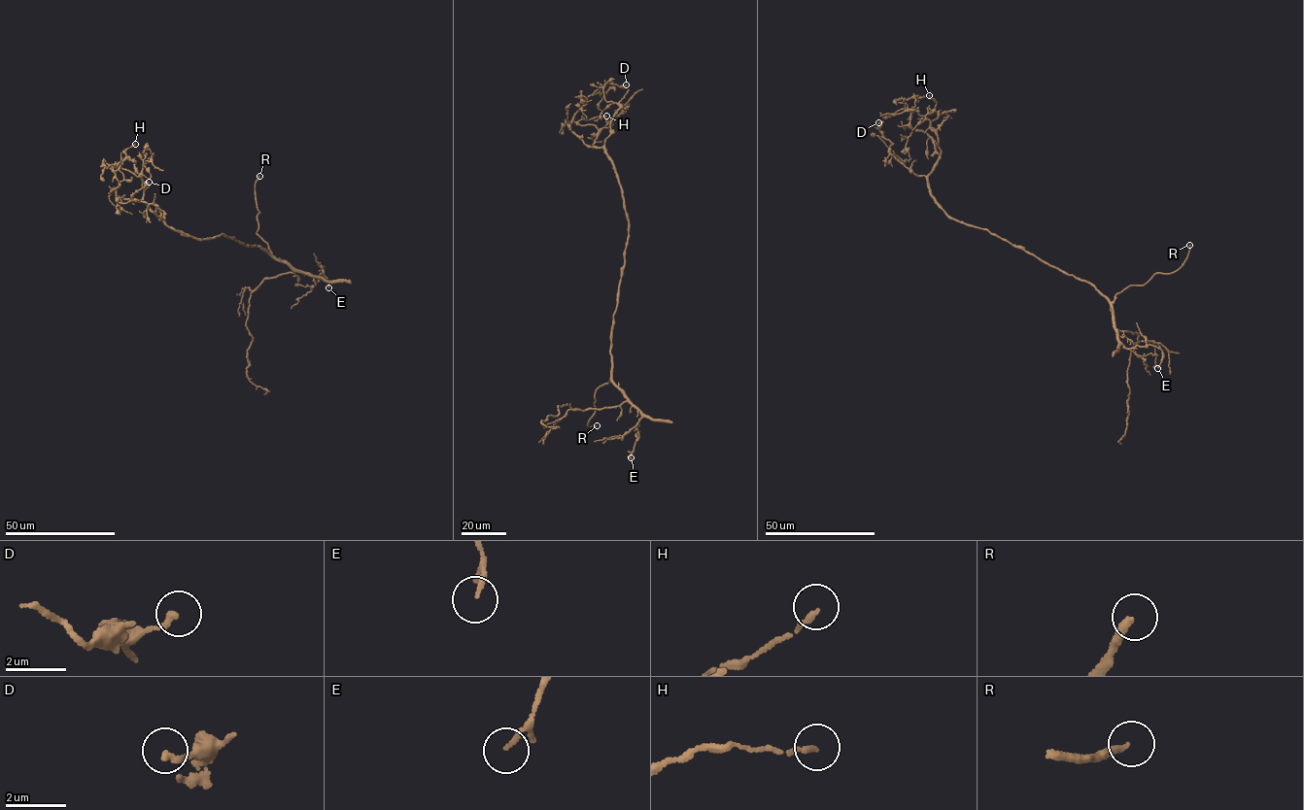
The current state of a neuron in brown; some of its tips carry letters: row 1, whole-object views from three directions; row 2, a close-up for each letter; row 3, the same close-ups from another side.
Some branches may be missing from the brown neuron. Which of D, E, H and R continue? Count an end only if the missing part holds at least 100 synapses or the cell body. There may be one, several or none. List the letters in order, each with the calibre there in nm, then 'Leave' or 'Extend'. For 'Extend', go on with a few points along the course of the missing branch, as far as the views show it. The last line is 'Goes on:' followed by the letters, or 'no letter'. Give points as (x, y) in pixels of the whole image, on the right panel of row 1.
D: Thickness 200 nm. Leave
E: Thickness 100 nm. Leave
H: Thickness 170 nm. Leave
R: Thickness 240 nm. Extend. Course of what is missing: (1189, 245), (1184, 241), (1184, 233), (1198, 222), (1195, 219)
Goes on: R

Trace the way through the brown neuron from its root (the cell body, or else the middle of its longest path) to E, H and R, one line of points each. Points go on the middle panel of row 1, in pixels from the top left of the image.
E: (617, 296), (611, 336), (611, 377), (641, 417), (636, 425), (638, 438), (631, 457)
H: (617, 296), (628, 234), (622, 191), (606, 151), (601, 147), (590, 147), (599, 129), (577, 121), (606, 116)
R: (617, 296), (611, 336), (611, 380), (596, 390), (595, 413), (587, 424), (597, 425)

